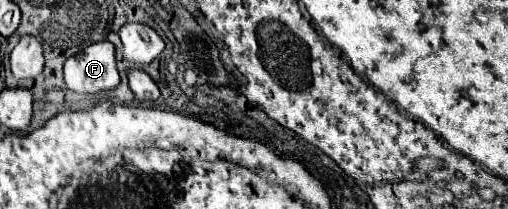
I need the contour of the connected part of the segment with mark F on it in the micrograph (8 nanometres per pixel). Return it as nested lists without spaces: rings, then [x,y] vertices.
[[[108,40],[96,42],[68,58],[64,64],[64,80],[70,90],[82,94],[116,88],[120,76],[116,70],[114,44]]]

